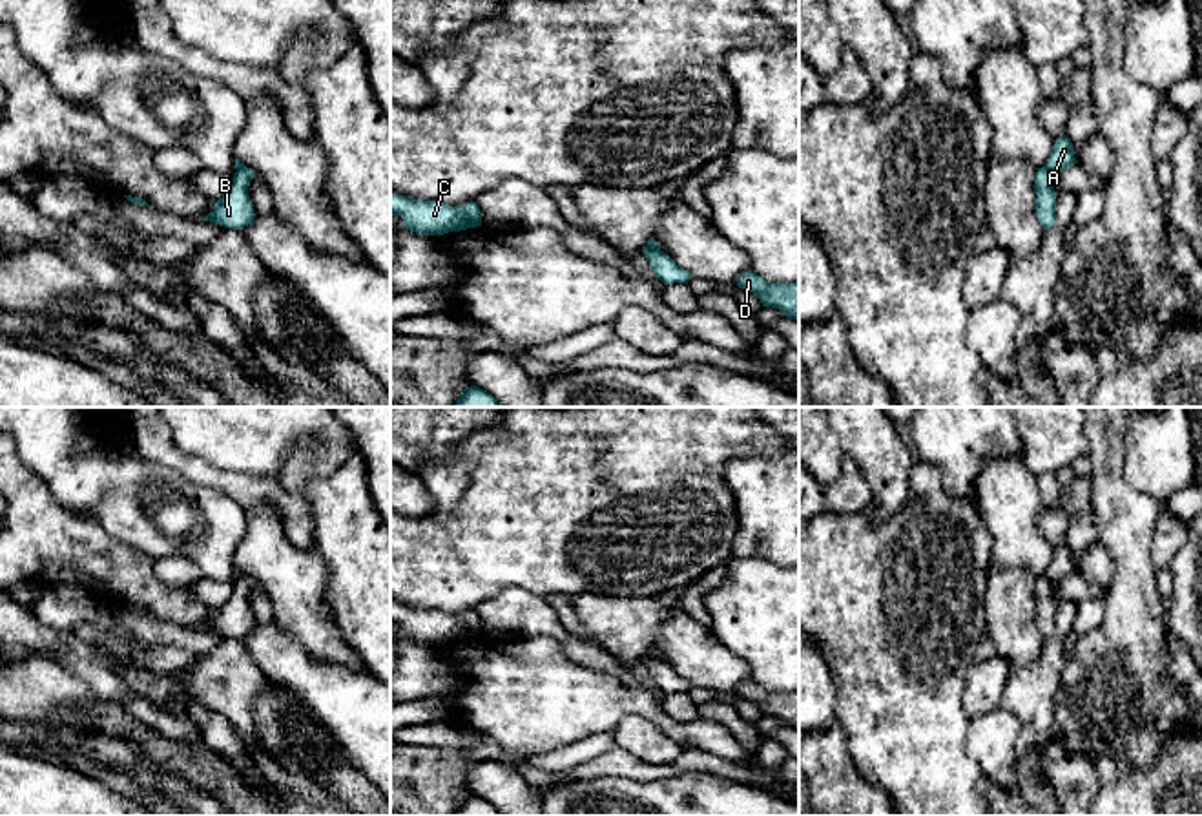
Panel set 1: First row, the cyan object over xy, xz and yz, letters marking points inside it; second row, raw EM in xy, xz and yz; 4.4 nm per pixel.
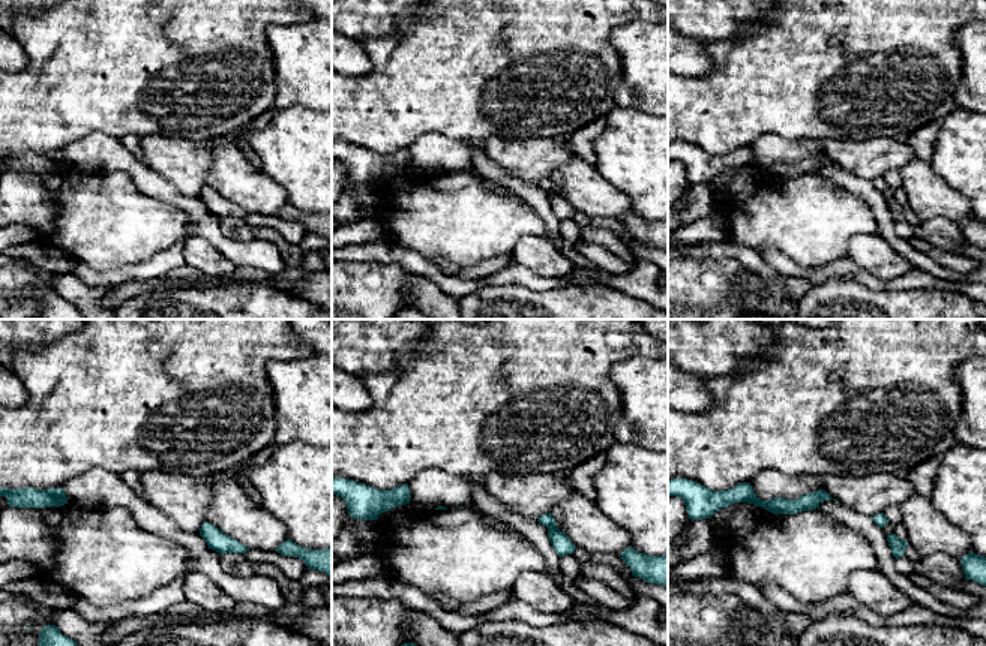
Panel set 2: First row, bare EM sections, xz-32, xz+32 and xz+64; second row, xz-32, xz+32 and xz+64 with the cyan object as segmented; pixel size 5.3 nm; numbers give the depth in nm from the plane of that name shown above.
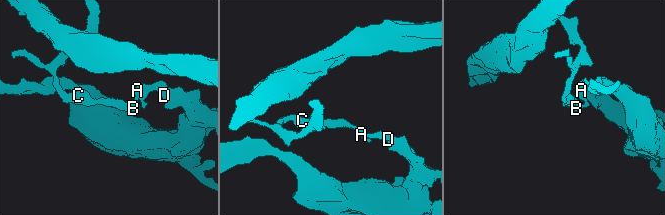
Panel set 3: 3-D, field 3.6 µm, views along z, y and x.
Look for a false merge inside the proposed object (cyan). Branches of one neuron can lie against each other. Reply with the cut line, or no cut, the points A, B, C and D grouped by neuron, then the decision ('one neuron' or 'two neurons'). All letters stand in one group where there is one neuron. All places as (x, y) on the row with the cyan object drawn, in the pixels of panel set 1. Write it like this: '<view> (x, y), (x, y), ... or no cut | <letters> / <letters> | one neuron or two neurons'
yz (1044, 167), (1051, 172) | A D / B C | two neurons

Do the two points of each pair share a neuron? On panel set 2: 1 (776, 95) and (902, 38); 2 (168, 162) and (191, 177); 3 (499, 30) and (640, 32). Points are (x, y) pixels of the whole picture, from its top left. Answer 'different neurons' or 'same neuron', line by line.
1: same neuron
2: same neuron
3: different neurons

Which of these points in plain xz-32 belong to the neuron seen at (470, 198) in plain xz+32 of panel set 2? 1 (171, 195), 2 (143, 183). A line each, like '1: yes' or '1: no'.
1: no
2: no

